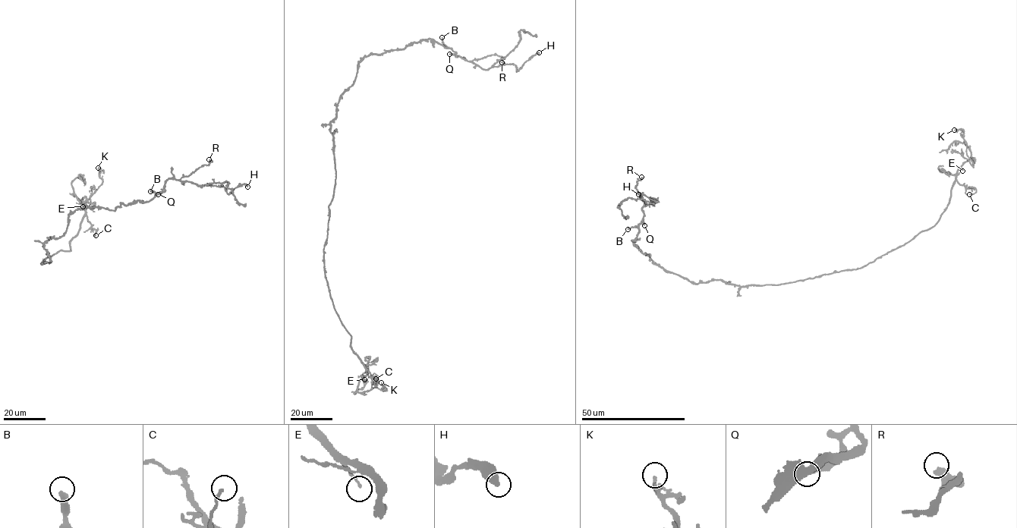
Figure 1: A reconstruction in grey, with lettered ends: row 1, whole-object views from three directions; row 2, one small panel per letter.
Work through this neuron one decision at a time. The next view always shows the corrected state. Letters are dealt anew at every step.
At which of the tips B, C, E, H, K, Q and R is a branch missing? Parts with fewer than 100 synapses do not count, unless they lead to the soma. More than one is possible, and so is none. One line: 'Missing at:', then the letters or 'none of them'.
Missing at: none of them

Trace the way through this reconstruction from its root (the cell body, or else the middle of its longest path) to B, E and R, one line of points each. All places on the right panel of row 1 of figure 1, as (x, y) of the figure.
B: (753, 285), (739, 286), (720, 280), (694, 284), (668, 272), (634, 244), (632, 240), (638, 229), (628, 229)
E: (753, 285), (784, 284), (861, 268), (905, 245), (937, 222), (949, 203), (956, 171), (960, 168), (962, 171)
R: (753, 285), (692, 283), (665, 271), (636, 247), (632, 240), (647, 205), (636, 187), (641, 177)

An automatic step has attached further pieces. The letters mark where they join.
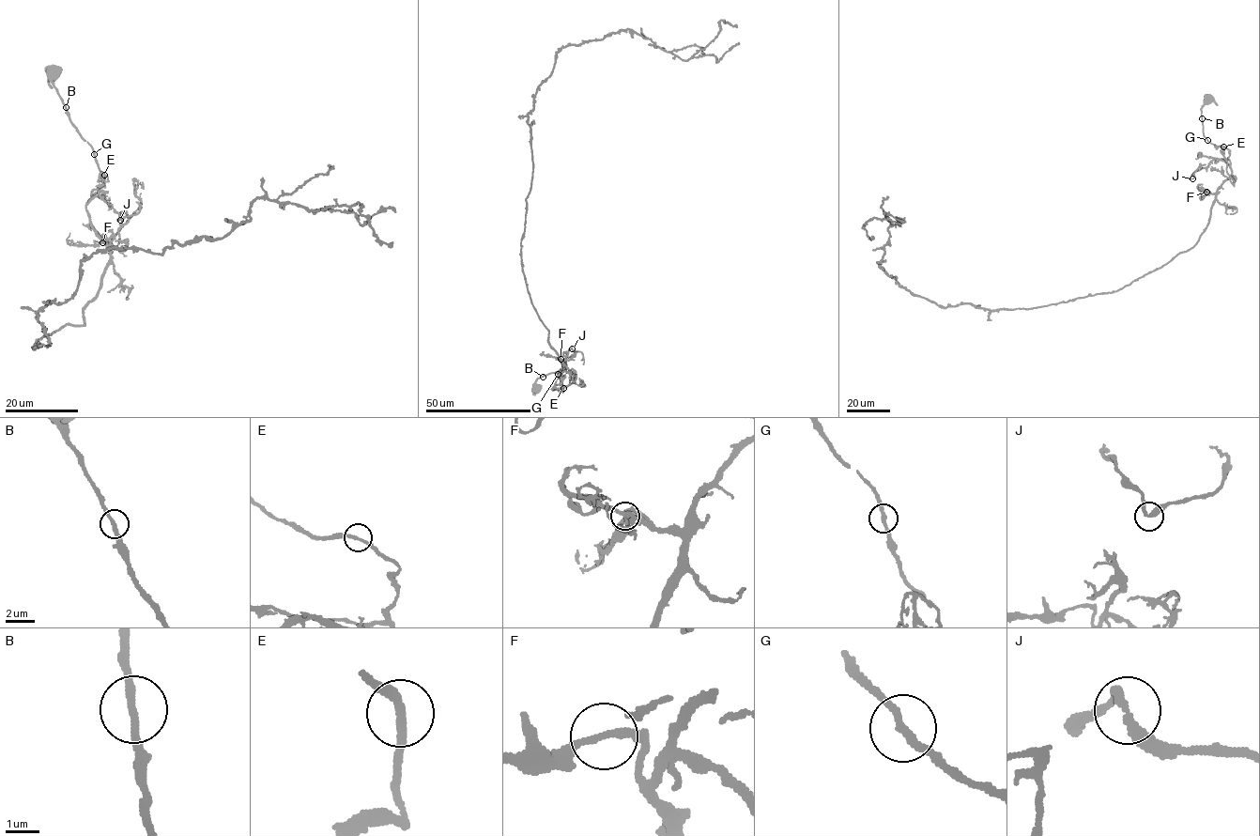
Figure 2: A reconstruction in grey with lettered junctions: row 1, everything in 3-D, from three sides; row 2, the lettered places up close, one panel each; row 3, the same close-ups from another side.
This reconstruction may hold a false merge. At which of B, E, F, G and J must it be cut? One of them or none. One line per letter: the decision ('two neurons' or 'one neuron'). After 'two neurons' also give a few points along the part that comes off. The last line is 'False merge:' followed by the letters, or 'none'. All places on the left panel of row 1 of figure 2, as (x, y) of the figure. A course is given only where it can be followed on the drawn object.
B: one neuron
E: one neuron
F: one neuron
G: one neuron
J: one neuron
False merge: none

